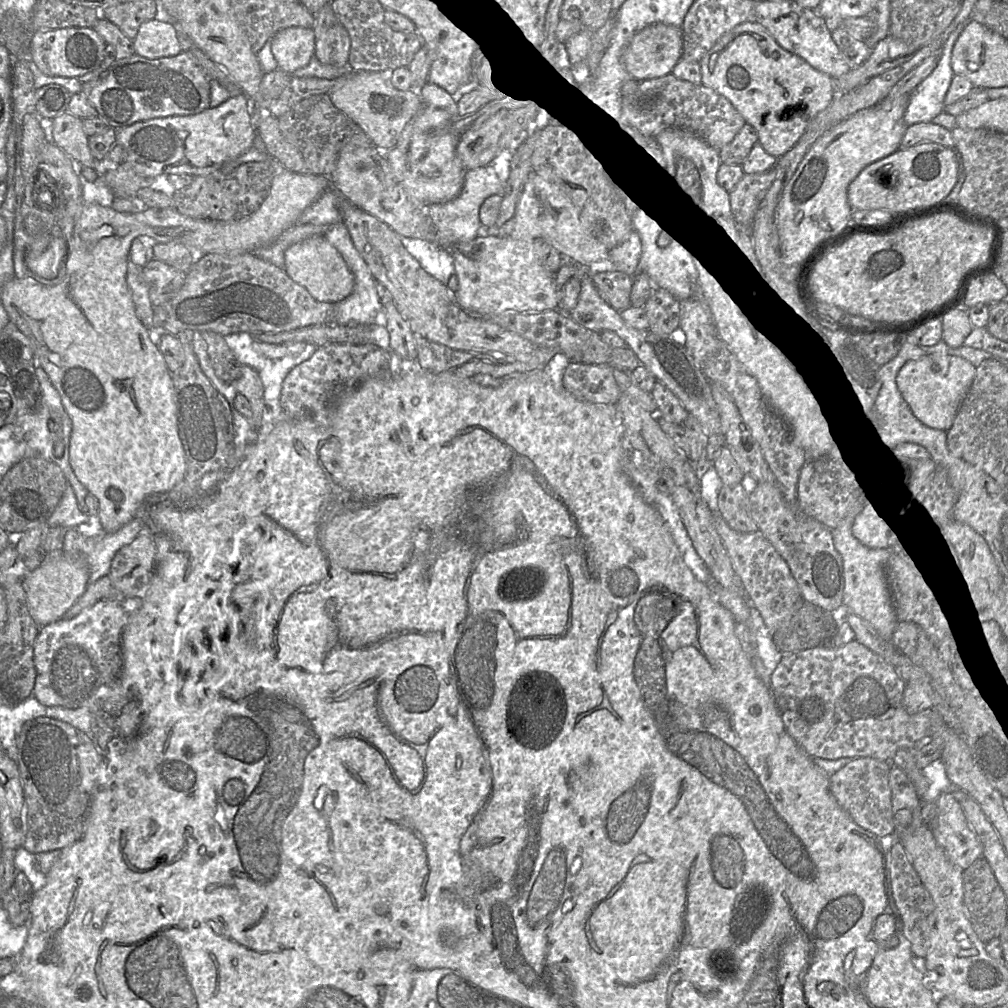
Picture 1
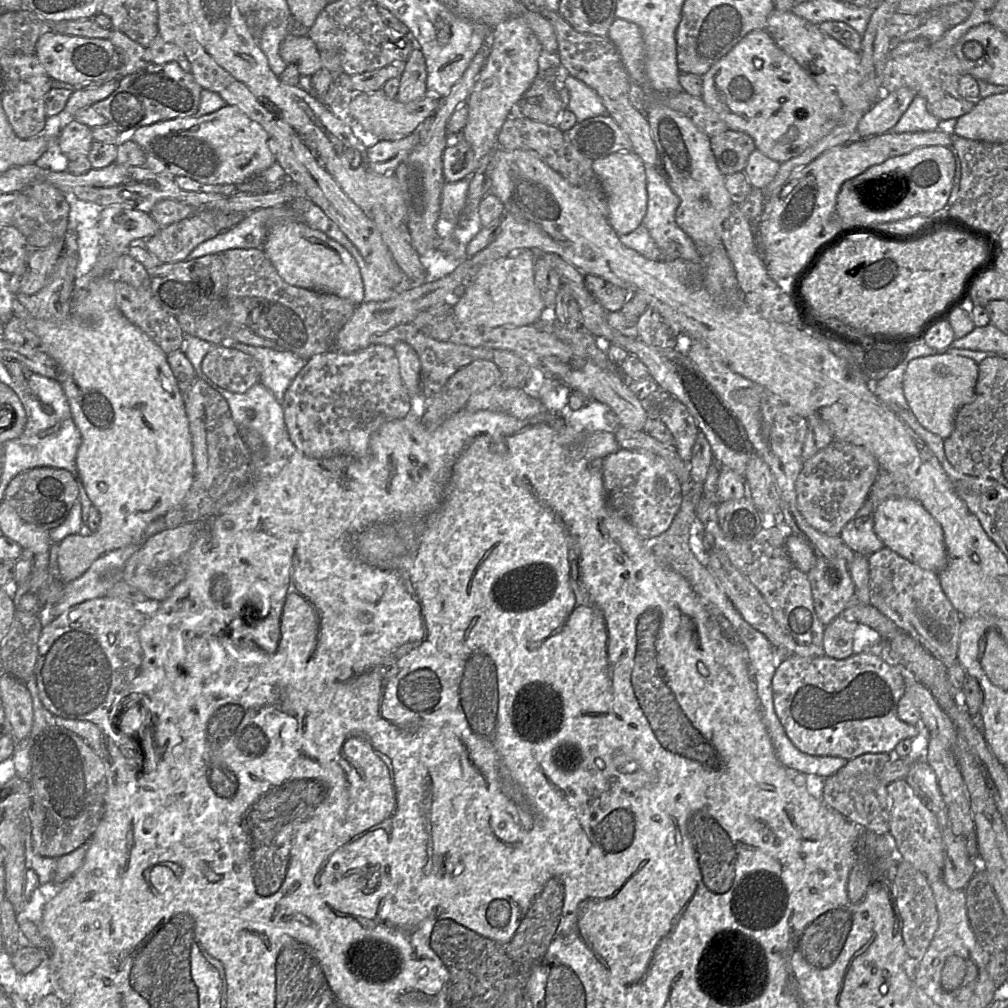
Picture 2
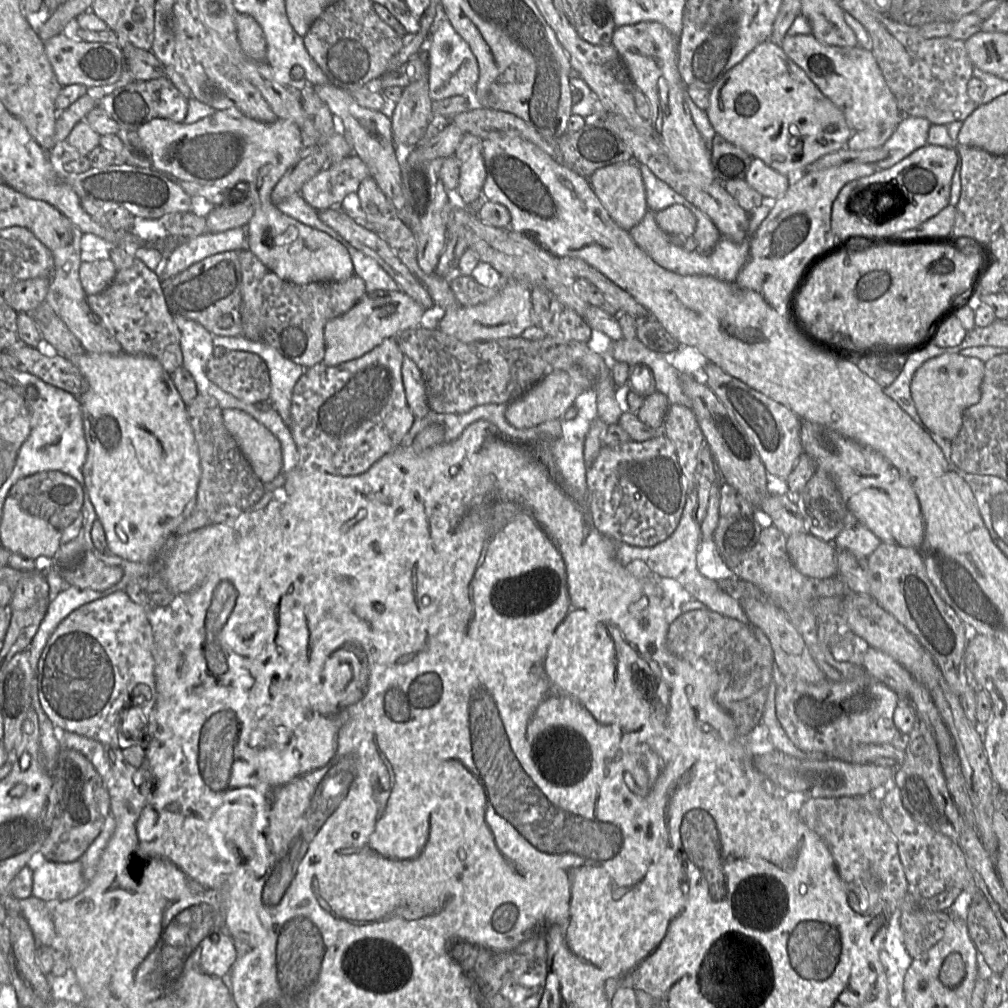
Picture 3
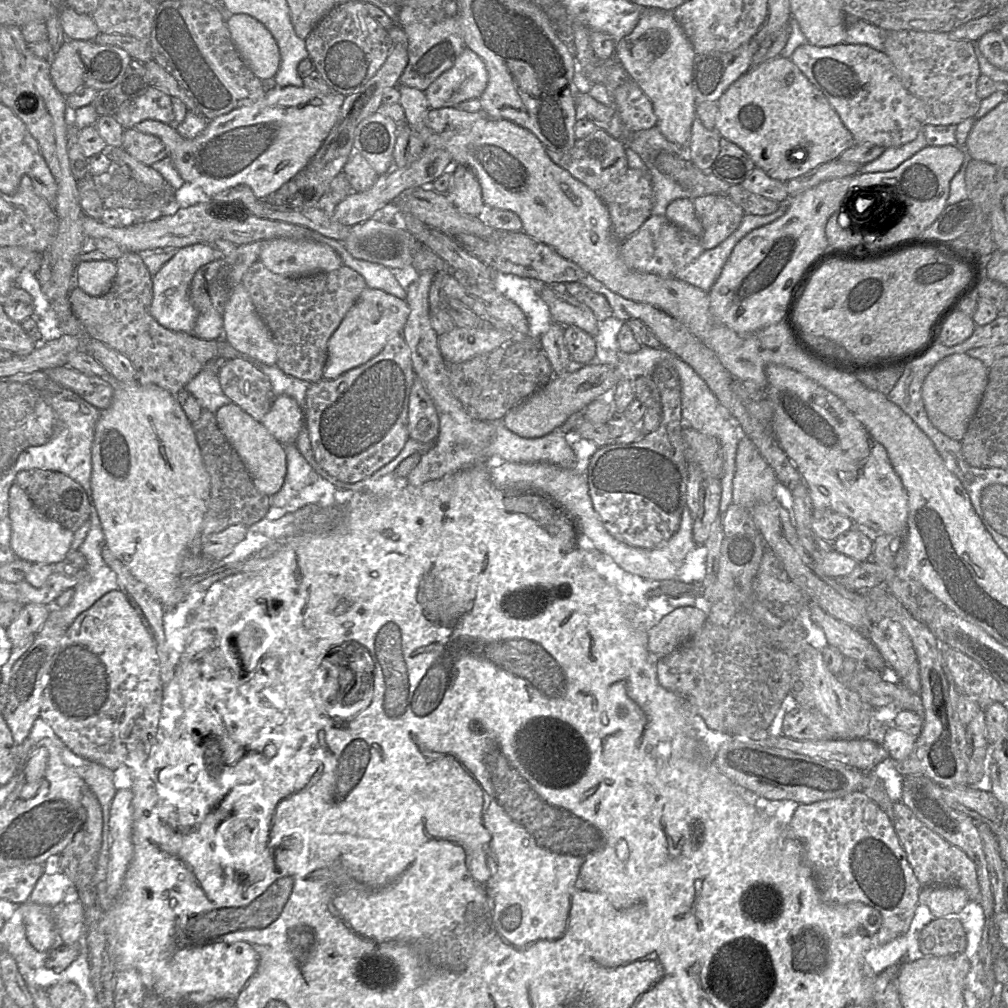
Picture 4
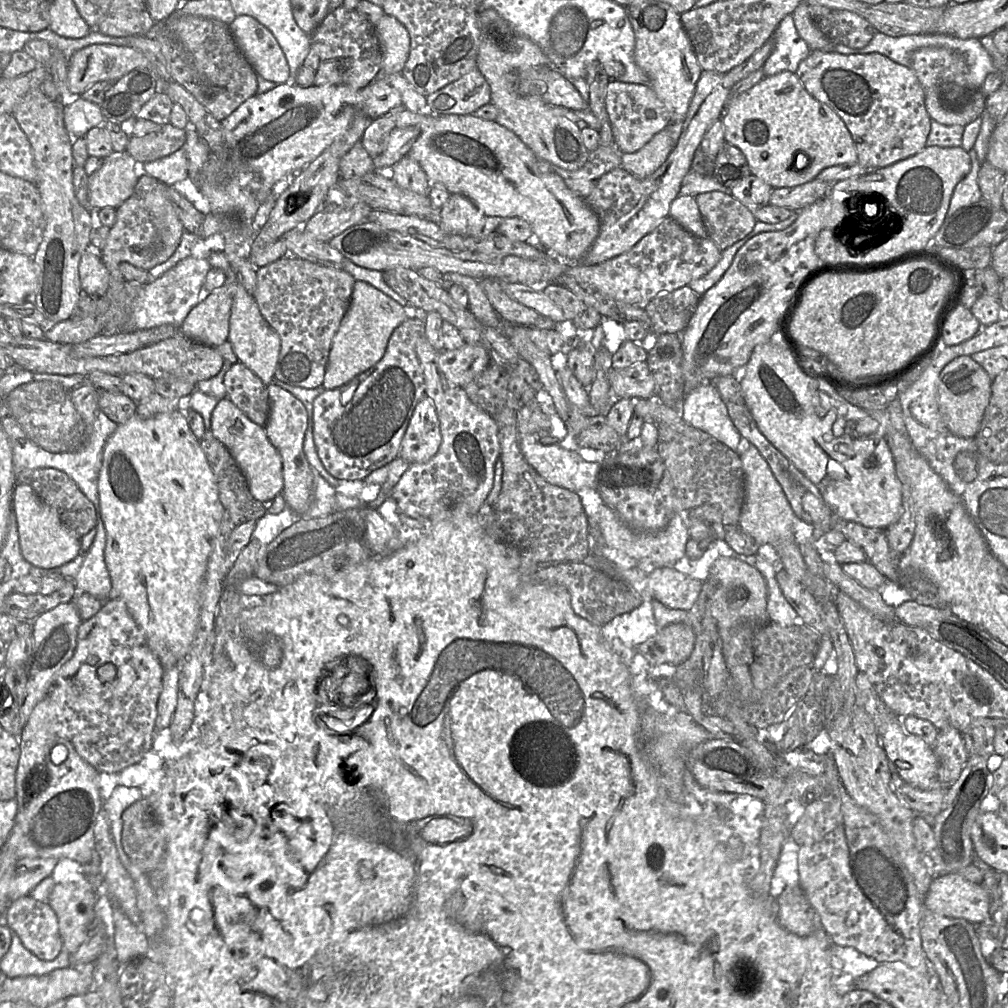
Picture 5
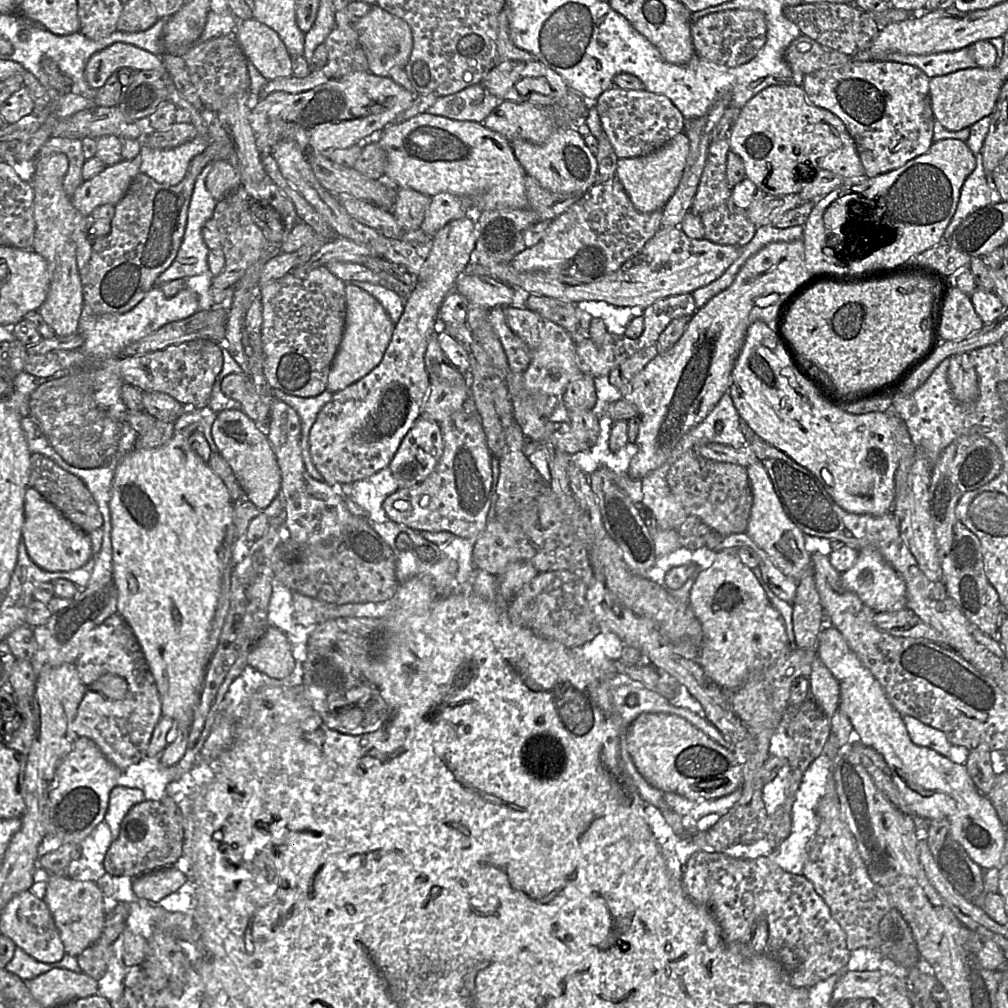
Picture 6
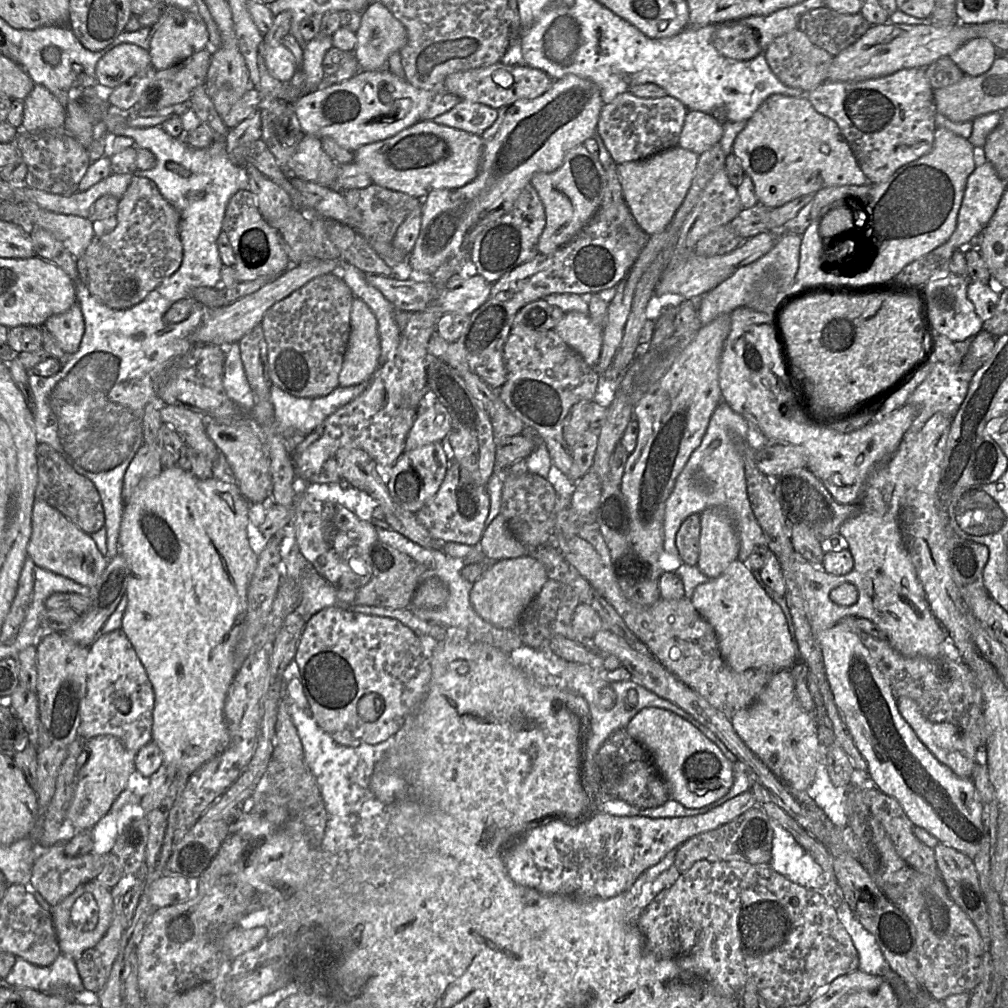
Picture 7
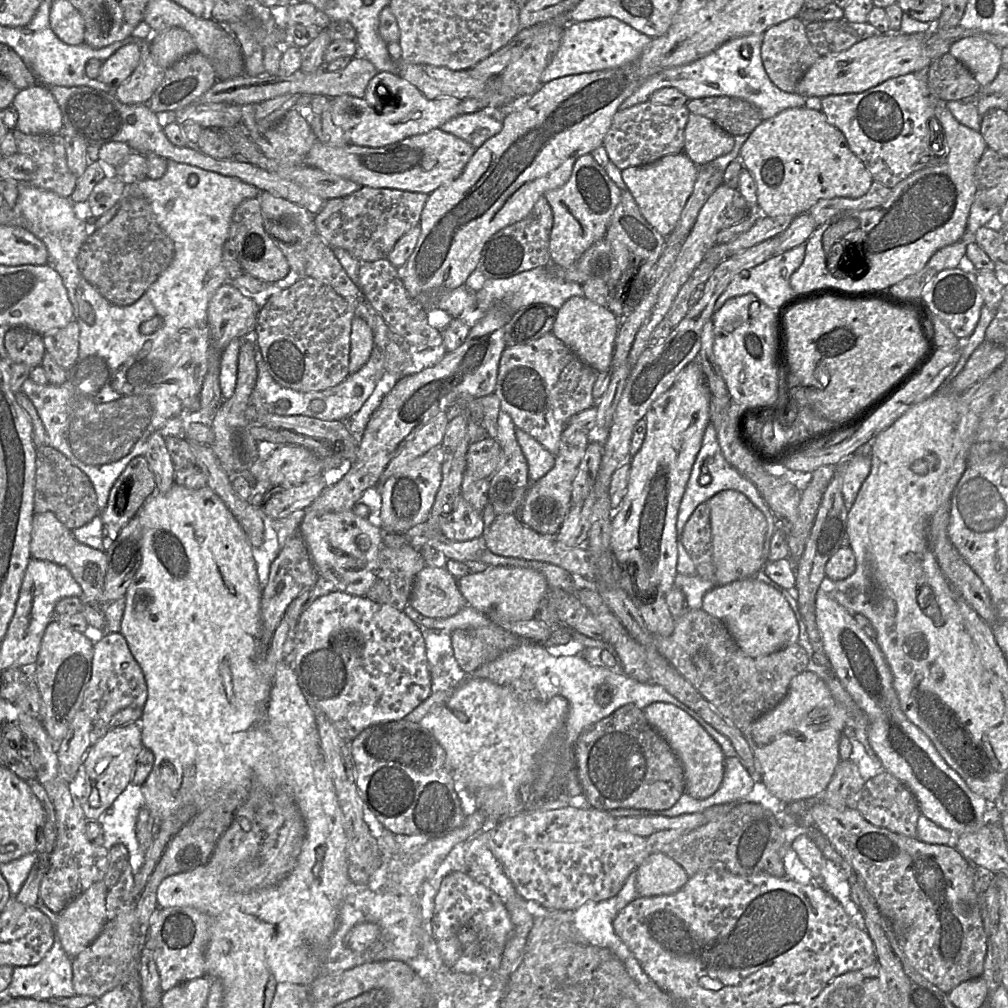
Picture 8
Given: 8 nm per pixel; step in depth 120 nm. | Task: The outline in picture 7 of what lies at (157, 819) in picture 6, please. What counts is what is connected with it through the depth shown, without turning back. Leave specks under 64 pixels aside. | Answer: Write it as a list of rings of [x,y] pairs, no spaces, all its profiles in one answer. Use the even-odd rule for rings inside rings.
[[[146,815],[126,825],[112,849],[104,856],[96,880],[111,888],[125,875],[144,874],[148,836]]]

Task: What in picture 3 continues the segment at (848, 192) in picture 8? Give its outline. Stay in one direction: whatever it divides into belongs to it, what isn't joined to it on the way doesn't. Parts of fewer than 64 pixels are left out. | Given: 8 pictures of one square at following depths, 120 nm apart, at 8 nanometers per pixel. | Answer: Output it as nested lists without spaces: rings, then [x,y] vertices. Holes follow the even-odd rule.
[[[770,39],[755,47],[710,90],[710,105],[706,112],[716,134],[753,158],[761,159],[775,171],[792,177],[805,172],[805,168],[819,158],[847,147],[853,133],[843,112],[820,91],[782,46]]]

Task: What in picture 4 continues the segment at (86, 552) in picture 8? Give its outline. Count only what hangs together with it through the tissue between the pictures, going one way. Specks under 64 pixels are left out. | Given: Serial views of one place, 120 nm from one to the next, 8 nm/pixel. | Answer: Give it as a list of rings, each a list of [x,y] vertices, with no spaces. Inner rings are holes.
[[[13,483],[9,490],[9,518],[11,521],[10,546],[17,558],[31,564],[56,564],[71,550],[72,531],[42,513],[26,492]]]

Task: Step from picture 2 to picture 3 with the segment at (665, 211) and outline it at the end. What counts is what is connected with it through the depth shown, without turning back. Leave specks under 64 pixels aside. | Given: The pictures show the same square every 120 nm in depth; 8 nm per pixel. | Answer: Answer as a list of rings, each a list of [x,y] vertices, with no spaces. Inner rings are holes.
[[[639,164],[639,167],[649,210],[657,213],[674,204],[681,204],[691,210],[691,203],[659,179],[646,165]]]

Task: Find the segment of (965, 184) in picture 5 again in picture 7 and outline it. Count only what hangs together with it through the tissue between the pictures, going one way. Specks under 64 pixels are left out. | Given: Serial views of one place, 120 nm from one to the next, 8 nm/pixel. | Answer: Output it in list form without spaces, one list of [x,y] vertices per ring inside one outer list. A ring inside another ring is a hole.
[[[989,162],[976,167],[966,183],[956,229],[944,244],[933,250],[933,253],[944,259],[951,259],[955,251],[964,249],[966,246],[971,246],[979,238],[993,217],[1006,187],[1007,183],[998,176],[994,167]]]

